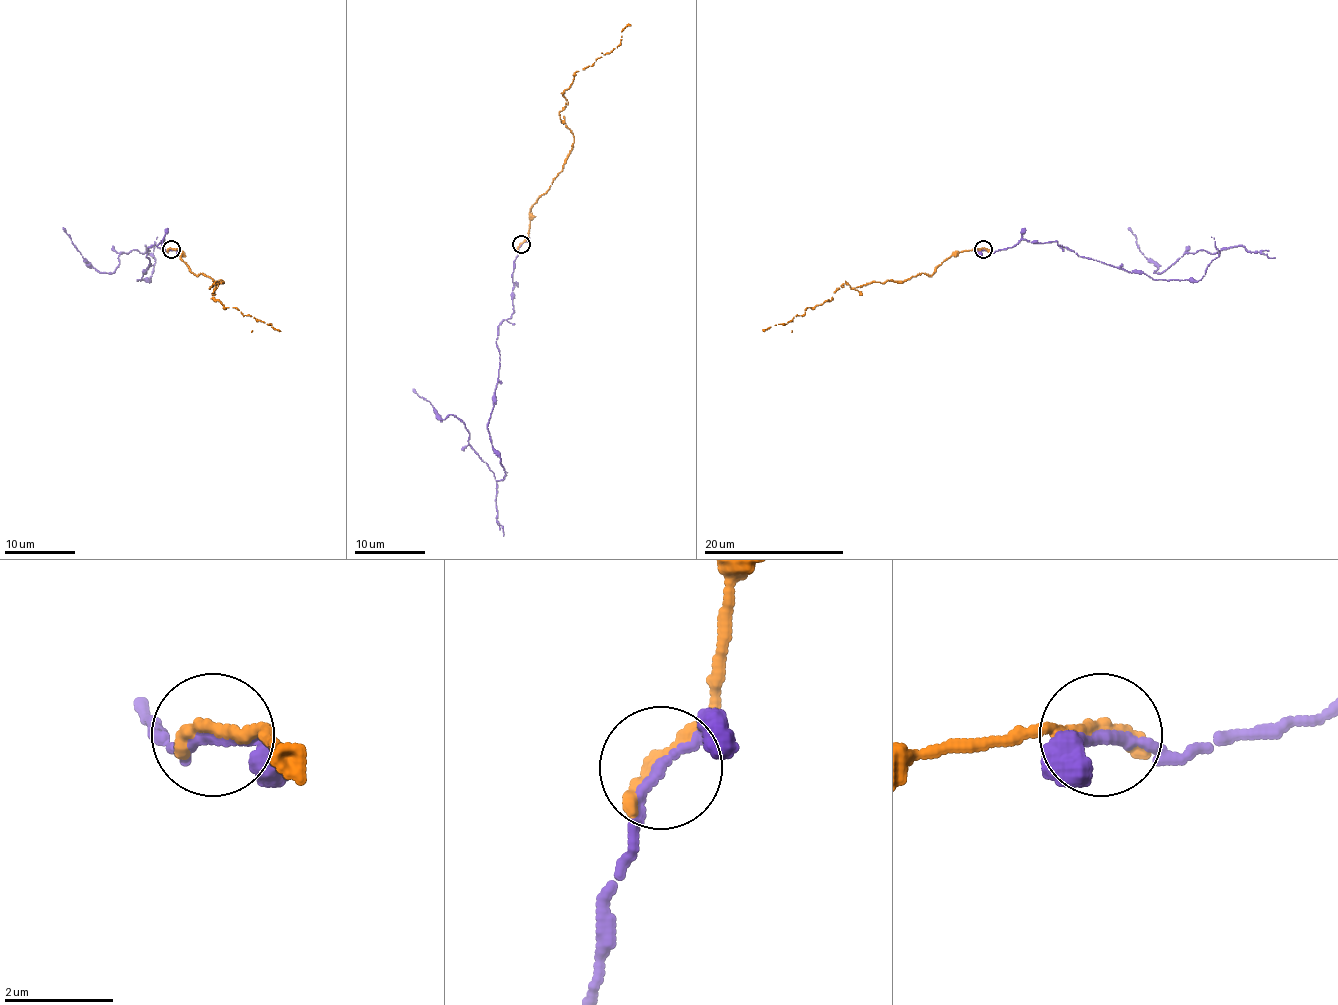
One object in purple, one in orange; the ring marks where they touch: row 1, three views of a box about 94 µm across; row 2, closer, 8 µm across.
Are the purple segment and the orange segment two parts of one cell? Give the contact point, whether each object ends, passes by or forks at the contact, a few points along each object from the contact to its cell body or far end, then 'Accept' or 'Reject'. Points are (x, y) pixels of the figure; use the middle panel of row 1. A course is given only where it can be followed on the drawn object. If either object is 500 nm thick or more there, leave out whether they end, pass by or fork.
Place: (521, 244). At the ring purple passes by. At the ring orange passes by. Course of purple: (521, 245), (514, 313), (498, 326), (487, 424), (505, 477), (496, 481), (461, 421), (443, 419), (413, 389). Course of orange: (521, 243), (529, 231), (529, 208), (573, 144), (559, 118), (563, 93), (577, 71), (617, 48), (630, 25). Accept

